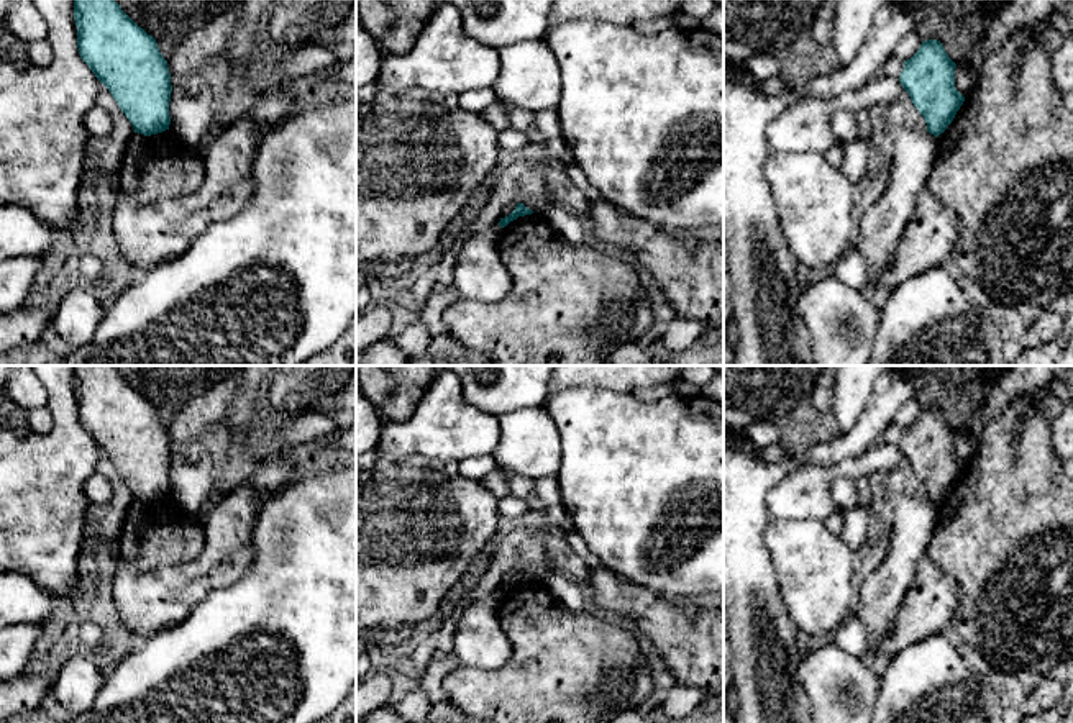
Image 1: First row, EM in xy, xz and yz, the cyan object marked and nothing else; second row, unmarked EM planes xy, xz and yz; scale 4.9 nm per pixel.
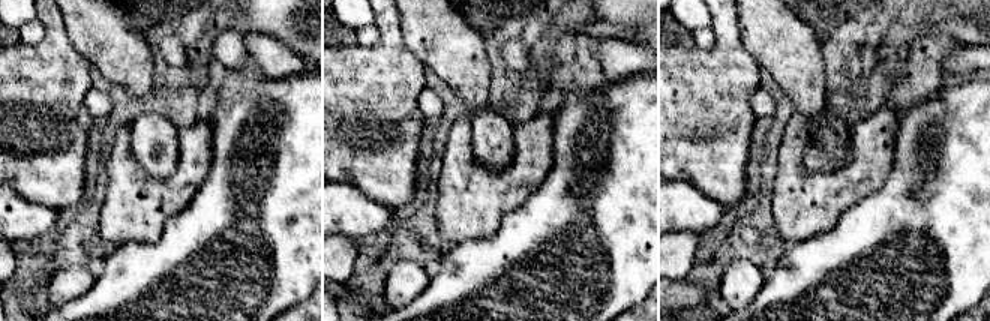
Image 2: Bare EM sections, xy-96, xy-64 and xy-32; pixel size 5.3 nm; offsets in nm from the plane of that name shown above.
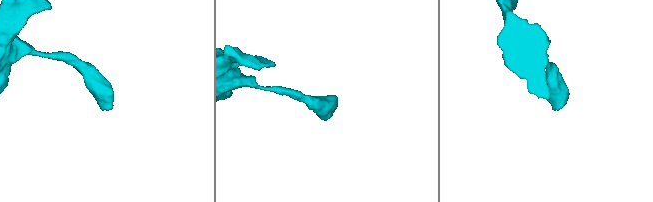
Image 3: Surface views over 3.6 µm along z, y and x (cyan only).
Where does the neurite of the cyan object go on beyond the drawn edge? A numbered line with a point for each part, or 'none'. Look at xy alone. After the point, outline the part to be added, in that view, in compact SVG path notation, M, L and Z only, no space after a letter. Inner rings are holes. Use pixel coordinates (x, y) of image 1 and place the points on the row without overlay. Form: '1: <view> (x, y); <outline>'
none

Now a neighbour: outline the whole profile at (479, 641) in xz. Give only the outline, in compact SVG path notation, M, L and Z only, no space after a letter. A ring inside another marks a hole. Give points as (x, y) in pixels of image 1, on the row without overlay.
M491 592L468 603L453 631L453 654L459 666L495 671L509 662L512 643L499 620L500 592Z

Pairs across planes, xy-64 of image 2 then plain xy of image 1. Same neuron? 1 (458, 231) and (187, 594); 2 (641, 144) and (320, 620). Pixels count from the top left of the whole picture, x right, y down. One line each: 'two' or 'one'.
1: one
2: one

